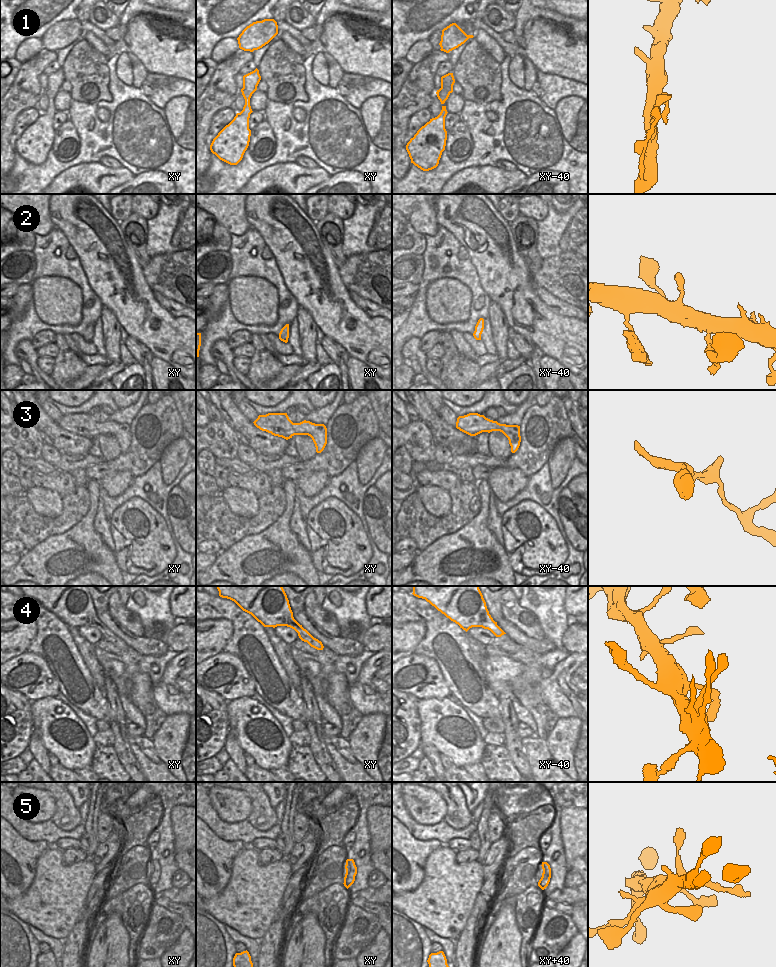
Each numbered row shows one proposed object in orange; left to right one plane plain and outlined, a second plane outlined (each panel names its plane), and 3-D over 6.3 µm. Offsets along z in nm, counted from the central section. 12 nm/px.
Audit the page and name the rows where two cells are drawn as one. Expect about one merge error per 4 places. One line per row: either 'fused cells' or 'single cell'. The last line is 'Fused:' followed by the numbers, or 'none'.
1: single cell
2: single cell
3: single cell
4: single cell
5: single cell
Fused: none

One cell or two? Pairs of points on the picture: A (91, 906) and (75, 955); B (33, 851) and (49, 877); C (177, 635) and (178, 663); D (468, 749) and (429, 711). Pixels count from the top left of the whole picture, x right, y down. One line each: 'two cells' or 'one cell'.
A: one cell
B: two cells
C: two cells
D: one cell

